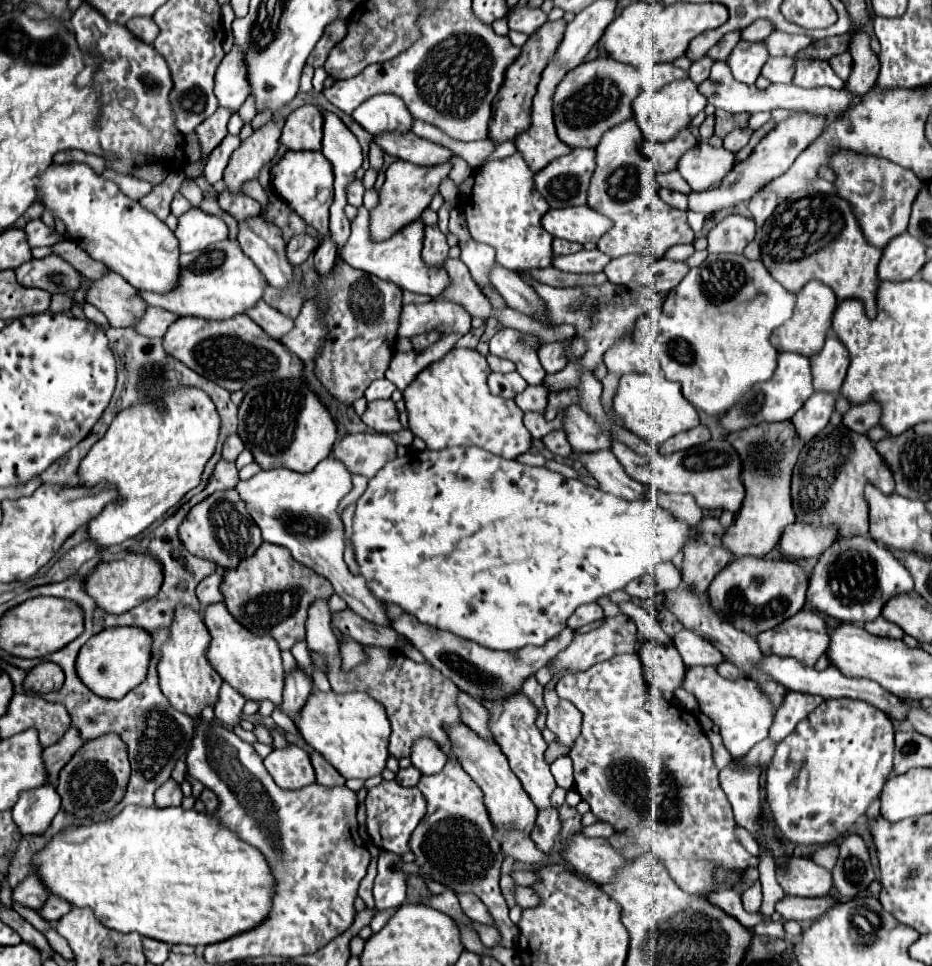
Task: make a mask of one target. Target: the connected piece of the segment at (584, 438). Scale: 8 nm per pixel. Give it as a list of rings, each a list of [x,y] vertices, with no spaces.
[[[577,405],[567,407],[565,433],[573,453],[595,453],[603,447],[609,447],[609,437],[605,431]]]

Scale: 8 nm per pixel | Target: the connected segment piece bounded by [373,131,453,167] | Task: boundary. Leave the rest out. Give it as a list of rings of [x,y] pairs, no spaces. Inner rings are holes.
[[[389,131],[379,133],[373,137],[373,141],[383,149],[383,153],[411,161],[415,165],[425,165],[425,167],[443,163],[453,155],[447,147],[435,145],[427,139],[421,139],[411,131],[407,131],[407,133],[389,133]]]

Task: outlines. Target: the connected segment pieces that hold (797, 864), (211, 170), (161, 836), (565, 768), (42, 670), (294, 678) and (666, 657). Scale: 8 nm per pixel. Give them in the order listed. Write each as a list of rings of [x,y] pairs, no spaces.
[[[789,857],[785,869],[777,869],[777,879],[785,895],[797,897],[823,897],[833,887],[833,879],[827,869],[801,857]]]
[[[227,135],[227,137],[221,141],[221,145],[213,149],[213,153],[209,155],[209,159],[207,159],[207,163],[205,163],[205,169],[203,169],[203,177],[205,177],[205,181],[207,181],[209,185],[221,181],[223,169],[227,167],[229,157],[231,157],[231,153],[233,153],[239,145],[241,145],[239,137]]]
[[[127,805],[121,813],[117,813],[113,819],[107,821],[99,821],[99,823],[89,823],[89,825],[69,825],[63,831],[59,831],[57,835],[53,835],[53,839],[49,841],[49,845],[45,849],[41,849],[39,853],[33,855],[33,869],[39,875],[39,879],[43,881],[45,889],[55,895],[65,899],[67,903],[71,903],[73,907],[89,907],[95,915],[95,919],[99,919],[105,927],[121,931],[121,933],[133,933],[137,931],[143,937],[151,937],[157,941],[163,941],[167,945],[173,943],[185,943],[185,945],[211,945],[211,943],[219,943],[225,941],[237,933],[243,933],[255,925],[259,925],[271,909],[271,895],[273,895],[273,877],[271,871],[267,867],[267,861],[263,859],[263,855],[243,843],[233,831],[221,827],[215,819],[211,819],[209,815],[197,813],[195,809],[185,811],[183,807],[169,807],[169,809],[159,809],[159,807],[137,807],[137,805]]]
[[[567,755],[559,757],[551,763],[551,773],[561,789],[565,789],[565,791],[573,789],[573,765],[571,765],[571,759]]]
[[[47,661],[33,667],[25,679],[25,687],[41,695],[59,691],[61,685],[63,685],[63,669],[57,663],[47,663]]]
[[[297,667],[295,673],[285,675],[285,691],[283,691],[283,703],[281,711],[291,717],[293,721],[299,719],[303,705],[307,703],[307,697],[311,695],[311,681],[305,677],[305,673]]]
[[[647,641],[639,653],[649,687],[657,687],[665,693],[673,693],[675,689],[683,687],[683,675],[687,669],[673,645],[663,647],[657,641]]]

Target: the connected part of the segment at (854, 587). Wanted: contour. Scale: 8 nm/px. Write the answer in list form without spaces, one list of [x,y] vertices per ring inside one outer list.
[[[839,537],[813,567],[807,601],[811,601],[817,611],[839,621],[867,623],[881,615],[881,609],[891,595],[911,589],[913,579],[909,571],[887,547],[871,537]]]

